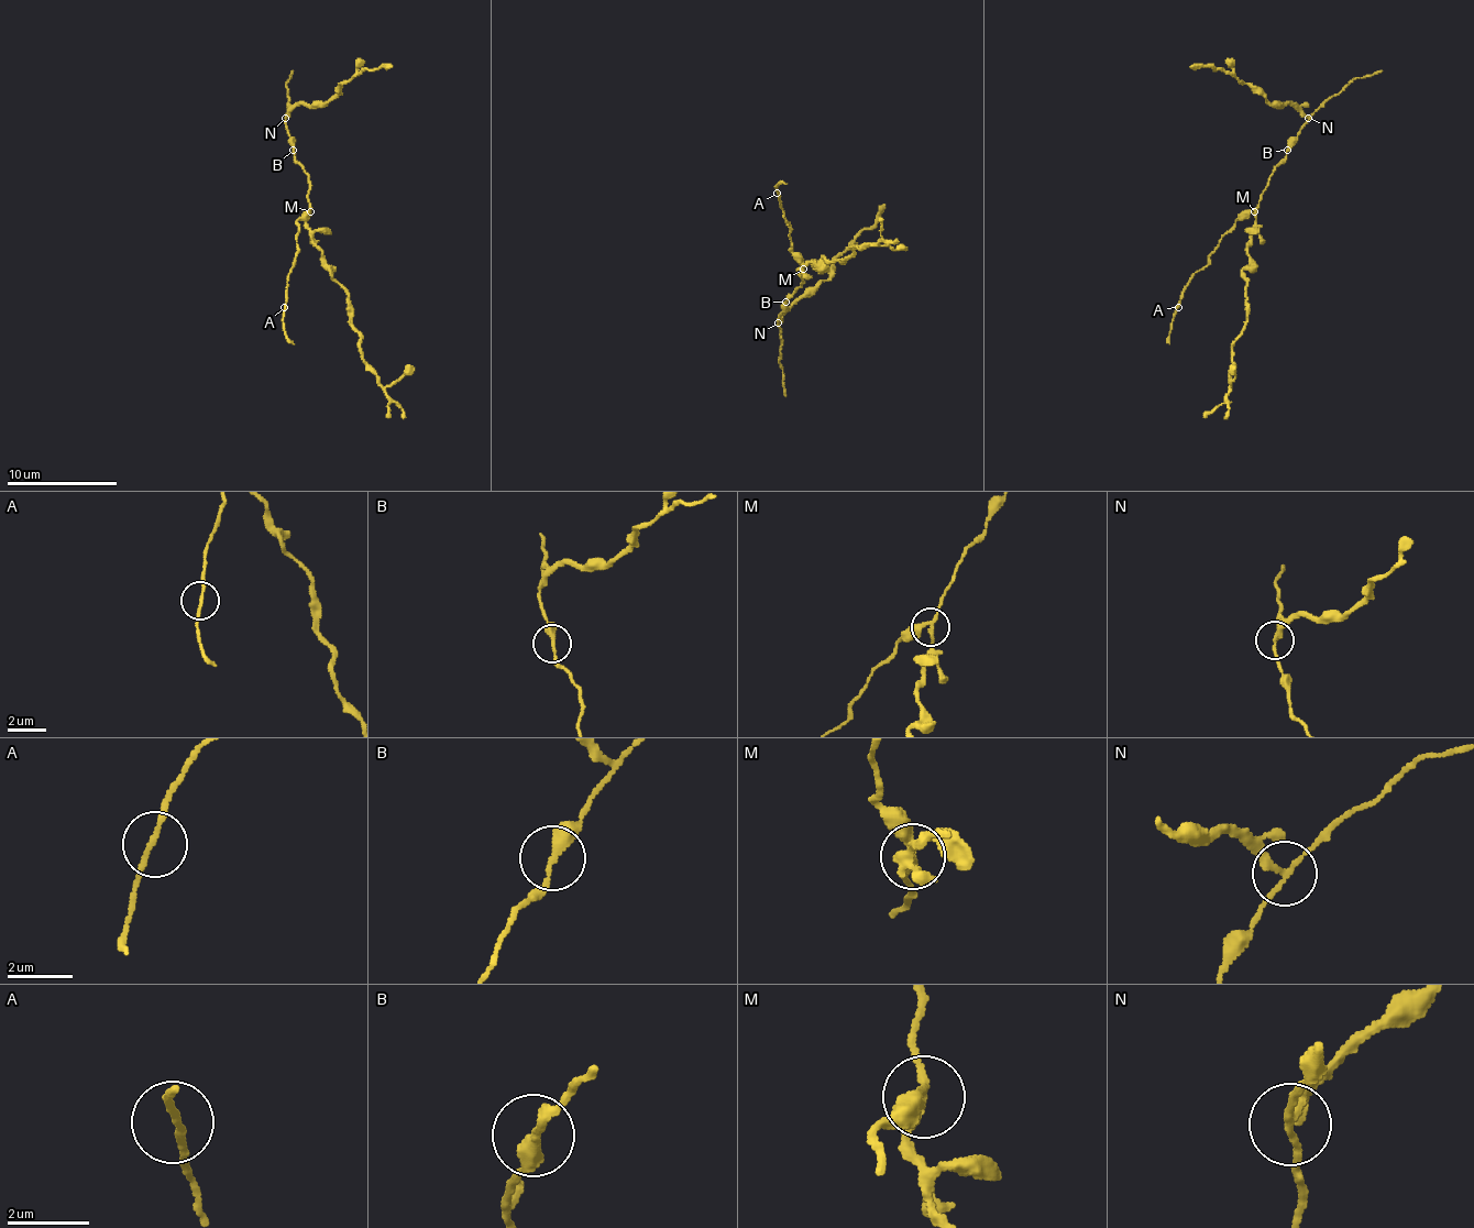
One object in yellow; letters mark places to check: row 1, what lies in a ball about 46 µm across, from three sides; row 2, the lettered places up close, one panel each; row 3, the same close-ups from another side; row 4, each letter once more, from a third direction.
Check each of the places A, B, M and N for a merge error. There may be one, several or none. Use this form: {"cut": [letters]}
{"cut": ["M", "N"]}

